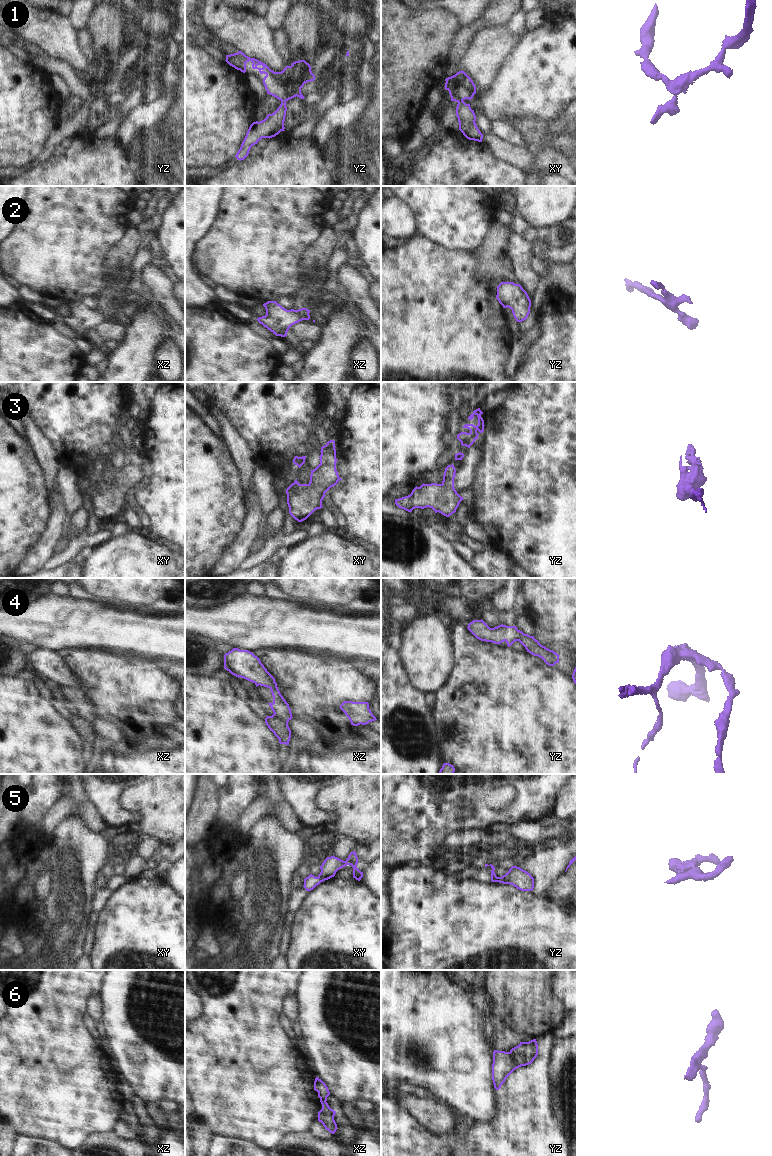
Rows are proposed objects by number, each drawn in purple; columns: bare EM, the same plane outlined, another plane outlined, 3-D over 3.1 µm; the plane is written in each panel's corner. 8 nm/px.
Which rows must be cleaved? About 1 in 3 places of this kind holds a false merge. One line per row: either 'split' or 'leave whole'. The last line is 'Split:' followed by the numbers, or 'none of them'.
1: leave whole
2: leave whole
3: leave whole
4: leave whole
5: split
6: split
Split: 5, 6

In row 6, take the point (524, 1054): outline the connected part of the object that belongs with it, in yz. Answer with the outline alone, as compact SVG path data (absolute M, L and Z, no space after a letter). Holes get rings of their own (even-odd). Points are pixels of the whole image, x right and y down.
M533 1039L529 1042L520 1042L520 1044L512 1048L509 1053L520 1066L529 1065L538 1055L537 1041Z

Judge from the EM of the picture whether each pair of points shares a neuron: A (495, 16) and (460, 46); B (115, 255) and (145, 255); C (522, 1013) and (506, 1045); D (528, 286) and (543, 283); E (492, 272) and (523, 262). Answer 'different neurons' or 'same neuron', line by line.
A: same neuron
B: different neurons
C: different neurons
D: different neurons
E: different neurons

